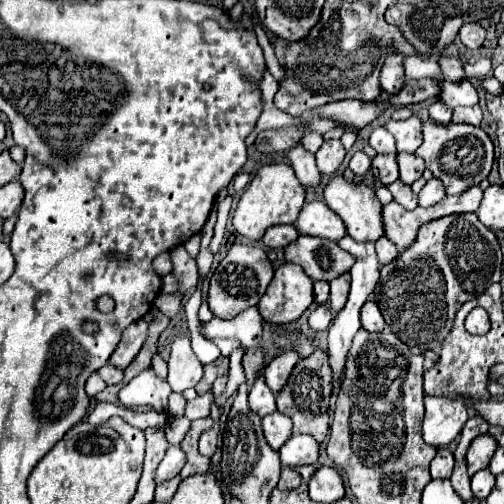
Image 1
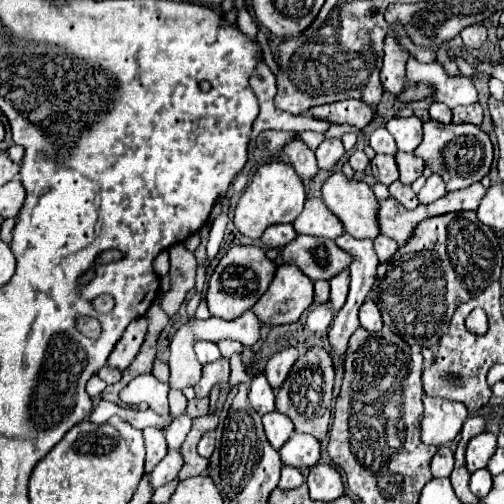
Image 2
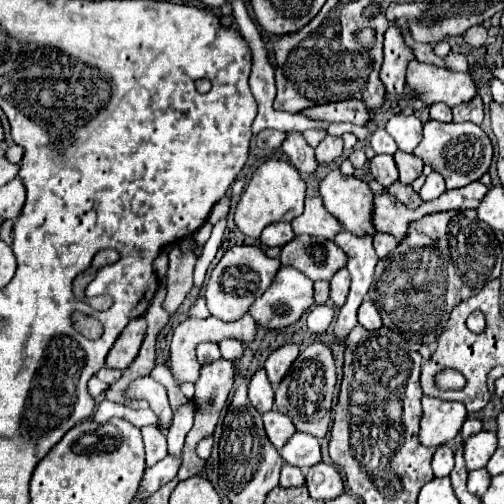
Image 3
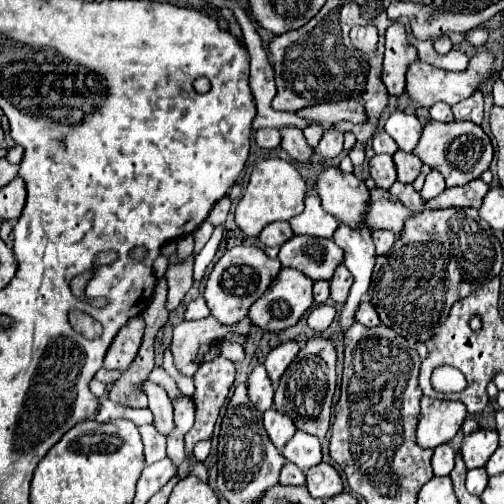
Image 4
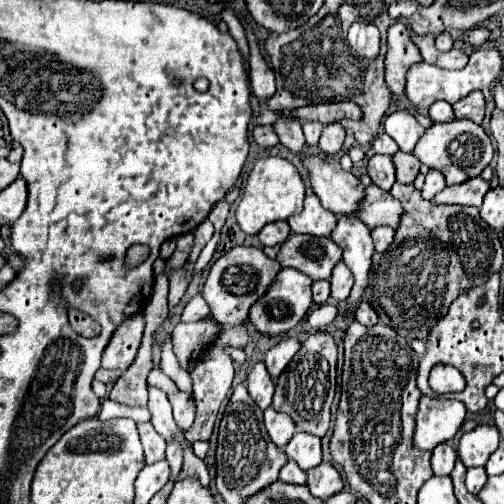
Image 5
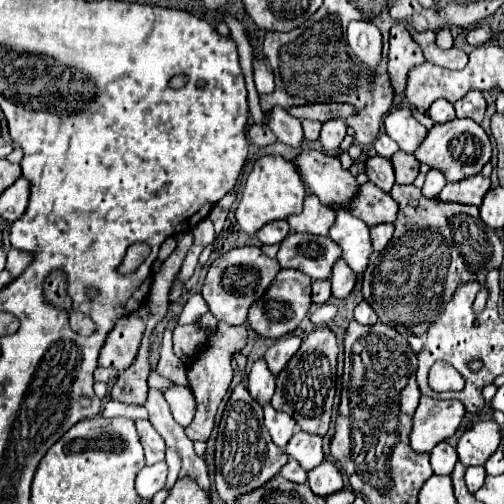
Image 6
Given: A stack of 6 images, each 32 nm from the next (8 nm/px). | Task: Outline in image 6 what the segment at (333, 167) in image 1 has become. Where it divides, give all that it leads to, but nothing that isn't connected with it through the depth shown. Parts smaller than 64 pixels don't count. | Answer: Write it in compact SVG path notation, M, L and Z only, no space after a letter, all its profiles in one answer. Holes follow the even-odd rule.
M344 118L324 122L322 130L320 130L320 144L324 146L324 150L338 148L340 142L342 142L342 138L346 136L346 130L348 130L348 124L346 124Z

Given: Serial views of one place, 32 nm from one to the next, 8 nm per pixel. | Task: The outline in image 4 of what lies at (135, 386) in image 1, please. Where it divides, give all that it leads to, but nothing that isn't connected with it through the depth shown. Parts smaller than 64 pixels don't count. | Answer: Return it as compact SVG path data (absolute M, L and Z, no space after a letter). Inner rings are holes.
M144 382L144 392L148 396L148 408L154 414L154 426L162 436L170 436L170 432L174 430L174 420L172 420L172 402L168 398L168 394L152 384L152 382Z

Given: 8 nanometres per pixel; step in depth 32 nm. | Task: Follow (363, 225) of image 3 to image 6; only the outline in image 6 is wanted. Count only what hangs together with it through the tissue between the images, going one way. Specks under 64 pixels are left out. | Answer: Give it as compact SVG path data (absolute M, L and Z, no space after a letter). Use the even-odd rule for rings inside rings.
M318 150L302 152L294 160L304 184L330 208L340 208L354 198L358 182L344 170L340 160Z

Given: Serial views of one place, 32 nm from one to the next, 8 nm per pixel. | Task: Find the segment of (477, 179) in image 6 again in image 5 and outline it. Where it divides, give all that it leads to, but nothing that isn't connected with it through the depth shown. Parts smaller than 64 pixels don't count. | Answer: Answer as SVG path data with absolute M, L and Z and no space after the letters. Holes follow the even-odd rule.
M476 176L464 184L446 186L432 202L434 204L462 204L462 206L480 206L484 194L490 190L490 182Z

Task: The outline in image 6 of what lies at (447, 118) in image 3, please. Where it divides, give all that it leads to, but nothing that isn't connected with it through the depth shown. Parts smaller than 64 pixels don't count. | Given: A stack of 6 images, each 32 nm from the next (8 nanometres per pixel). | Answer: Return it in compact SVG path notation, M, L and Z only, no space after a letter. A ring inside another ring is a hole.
M436 100L436 102L432 102L432 106L428 110L428 116L434 122L450 122L450 120L456 118L454 106L448 100Z

